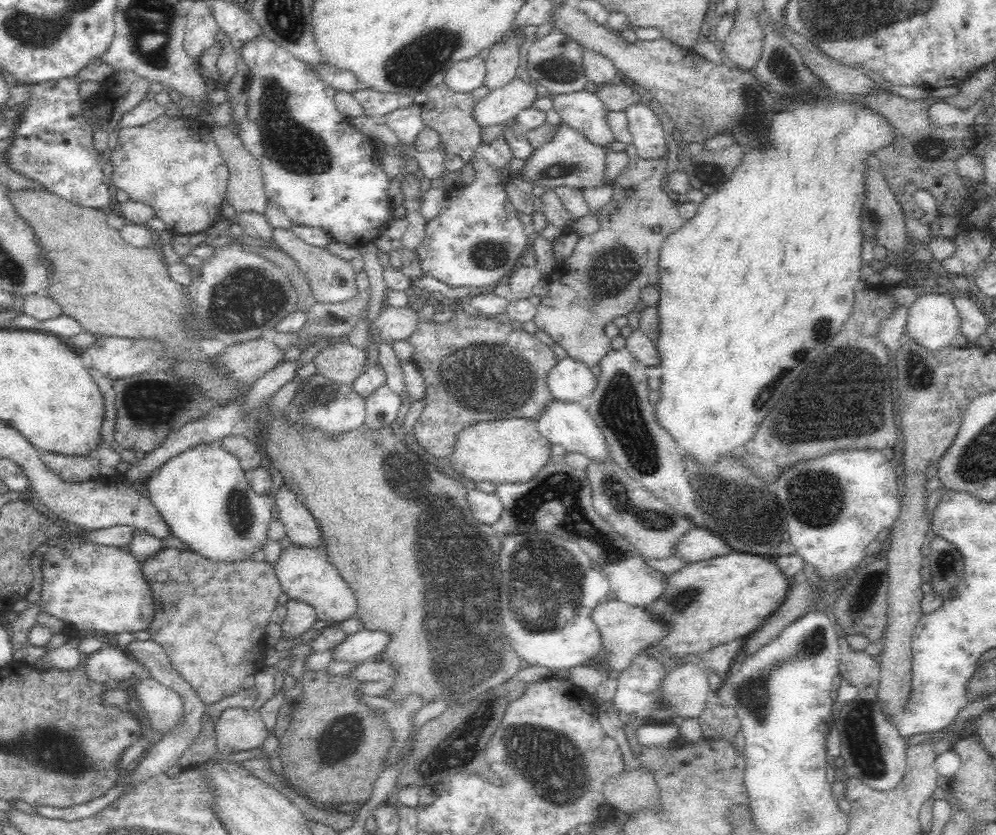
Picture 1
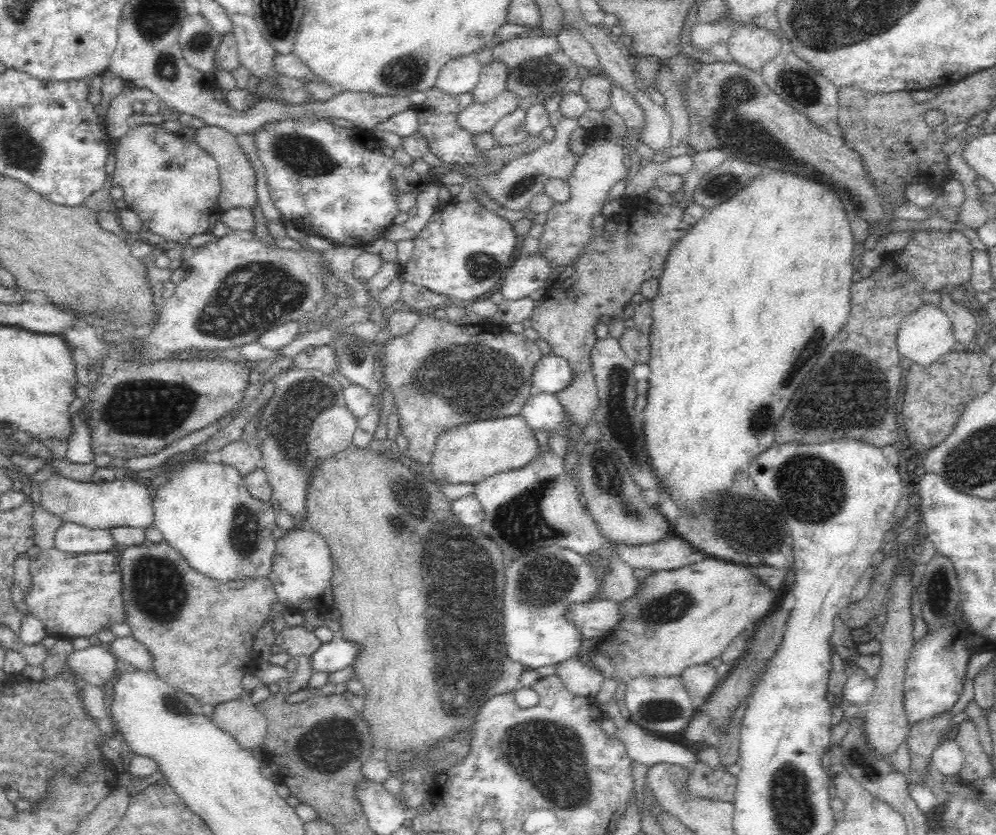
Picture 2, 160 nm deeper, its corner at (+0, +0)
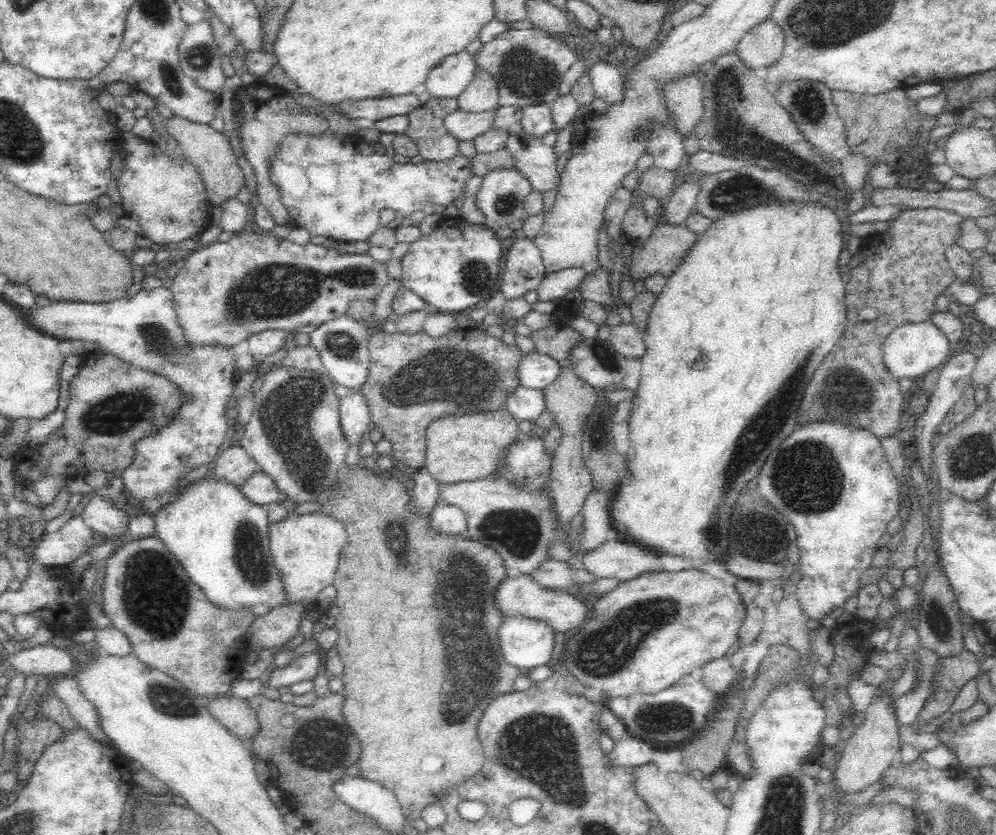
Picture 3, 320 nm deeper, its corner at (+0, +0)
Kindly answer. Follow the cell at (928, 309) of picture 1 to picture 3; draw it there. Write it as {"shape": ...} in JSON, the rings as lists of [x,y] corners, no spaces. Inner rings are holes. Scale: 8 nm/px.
{"shape":[[[932,320],[906,322],[894,327],[894,330],[886,337],[884,345],[880,349],[885,367],[897,380],[909,378],[916,381],[917,378],[926,375],[930,370],[944,363],[950,352],[951,346],[944,333]]]}

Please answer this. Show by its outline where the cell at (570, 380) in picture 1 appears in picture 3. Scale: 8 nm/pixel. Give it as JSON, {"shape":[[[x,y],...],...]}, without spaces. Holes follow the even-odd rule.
{"shape":[[[535,351],[521,358],[518,370],[520,385],[544,390],[558,378],[560,365],[552,357]]]}

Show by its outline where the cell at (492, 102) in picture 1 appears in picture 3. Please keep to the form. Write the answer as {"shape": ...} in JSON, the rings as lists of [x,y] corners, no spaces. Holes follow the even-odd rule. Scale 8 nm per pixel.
{"shape":[[[498,108],[478,113],[460,111],[446,116],[443,120],[446,131],[456,141],[474,141],[478,136],[487,132],[494,124]]]}

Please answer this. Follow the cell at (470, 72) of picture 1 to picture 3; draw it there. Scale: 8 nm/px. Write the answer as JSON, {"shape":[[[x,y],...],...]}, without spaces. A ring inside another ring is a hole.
{"shape":[[[466,49],[447,56],[438,66],[430,70],[423,89],[430,97],[457,98],[474,80],[478,67],[473,55]]]}

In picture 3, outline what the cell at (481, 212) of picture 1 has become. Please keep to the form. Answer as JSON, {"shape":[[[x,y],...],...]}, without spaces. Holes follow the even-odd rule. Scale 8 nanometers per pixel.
{"shape":[[[464,218],[440,220],[432,232],[422,235],[416,242],[409,243],[408,252],[401,258],[402,286],[420,296],[435,312],[451,314],[466,312],[480,300],[490,298],[498,290],[500,281],[498,274],[502,272],[501,240],[494,236],[494,231],[496,230],[488,230],[488,227],[484,228],[480,224],[468,224],[464,222]]]}

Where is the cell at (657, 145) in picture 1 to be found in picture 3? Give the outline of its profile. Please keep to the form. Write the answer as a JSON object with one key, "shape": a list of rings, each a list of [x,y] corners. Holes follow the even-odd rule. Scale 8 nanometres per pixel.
{"shape":[[[606,58],[592,65],[588,74],[592,78],[592,85],[596,97],[602,98],[609,105],[620,104],[624,100],[624,89],[618,64],[612,58]]]}

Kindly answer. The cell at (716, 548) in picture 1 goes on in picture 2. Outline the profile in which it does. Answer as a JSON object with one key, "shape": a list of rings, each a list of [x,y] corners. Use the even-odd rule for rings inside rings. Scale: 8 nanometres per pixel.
{"shape":[[[679,535],[670,536],[656,544],[615,546],[618,549],[618,557],[634,570],[677,570],[710,558],[706,553],[694,549],[690,542]]]}

